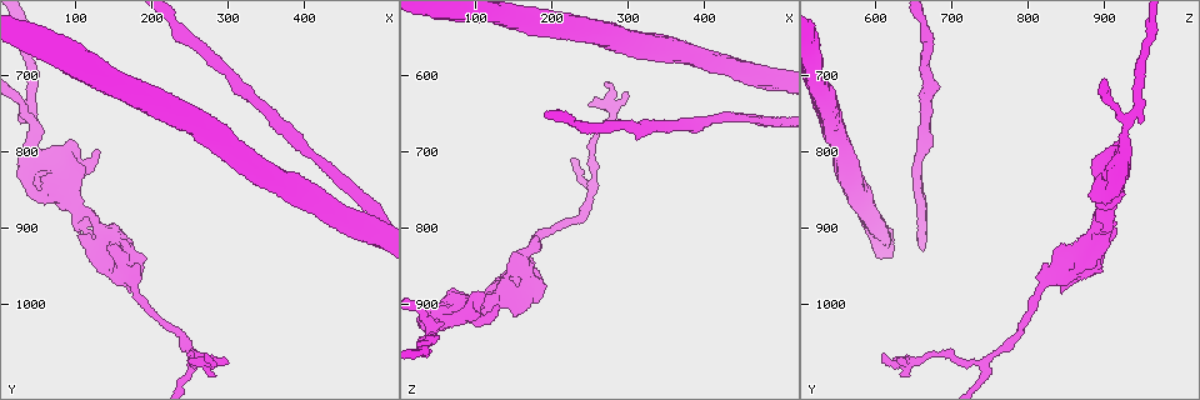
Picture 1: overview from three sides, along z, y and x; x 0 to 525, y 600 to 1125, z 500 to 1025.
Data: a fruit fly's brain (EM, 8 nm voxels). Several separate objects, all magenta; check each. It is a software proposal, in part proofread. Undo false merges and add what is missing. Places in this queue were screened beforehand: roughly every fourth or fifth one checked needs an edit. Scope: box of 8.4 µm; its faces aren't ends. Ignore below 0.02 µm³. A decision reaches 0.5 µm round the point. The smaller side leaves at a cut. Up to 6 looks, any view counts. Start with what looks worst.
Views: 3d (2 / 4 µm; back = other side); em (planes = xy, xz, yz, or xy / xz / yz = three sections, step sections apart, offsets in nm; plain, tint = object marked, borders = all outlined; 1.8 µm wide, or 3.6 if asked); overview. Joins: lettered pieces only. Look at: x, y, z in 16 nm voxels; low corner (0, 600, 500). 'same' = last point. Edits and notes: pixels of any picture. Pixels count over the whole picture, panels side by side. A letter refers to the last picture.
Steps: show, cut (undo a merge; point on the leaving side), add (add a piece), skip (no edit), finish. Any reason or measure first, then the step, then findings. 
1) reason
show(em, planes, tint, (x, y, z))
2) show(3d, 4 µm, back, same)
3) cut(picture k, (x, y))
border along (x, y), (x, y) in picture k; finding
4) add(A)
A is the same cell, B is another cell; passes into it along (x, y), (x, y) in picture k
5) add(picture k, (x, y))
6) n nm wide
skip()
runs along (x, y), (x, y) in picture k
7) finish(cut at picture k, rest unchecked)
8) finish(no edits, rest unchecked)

three arms meet
show(3d, 2 µm, (40, 755, 930))

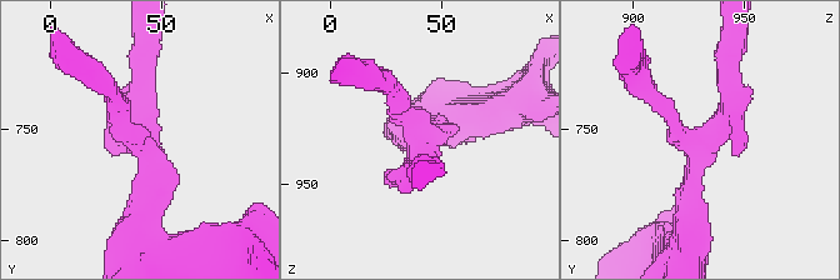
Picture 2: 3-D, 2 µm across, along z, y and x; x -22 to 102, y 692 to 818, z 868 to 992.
show(em, yz, step 8, tint, (44, 756, 930))

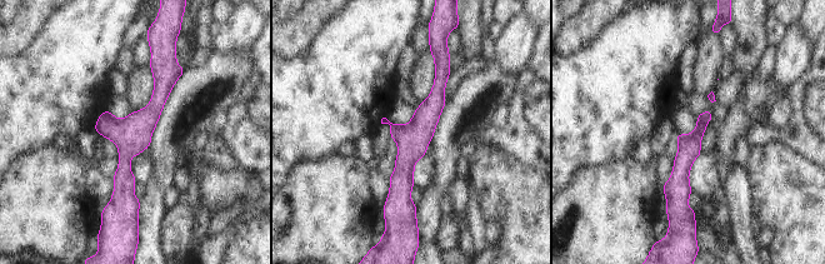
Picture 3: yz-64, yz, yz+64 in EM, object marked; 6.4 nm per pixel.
show(em, planes, borders, same)

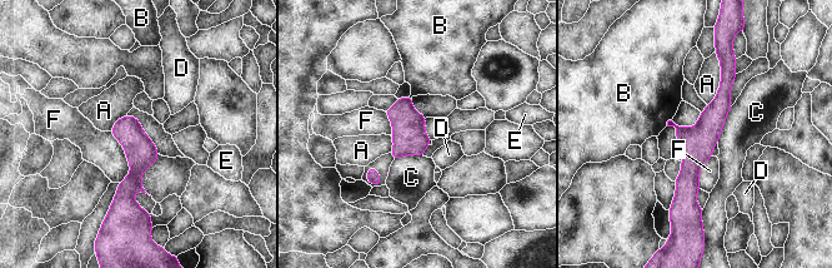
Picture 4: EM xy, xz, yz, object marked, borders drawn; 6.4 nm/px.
skip()
A, B, C, D, E and F are other cells; all the same neuron

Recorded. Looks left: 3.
free end
show(3d, 4 µm, (120, 925, 905))

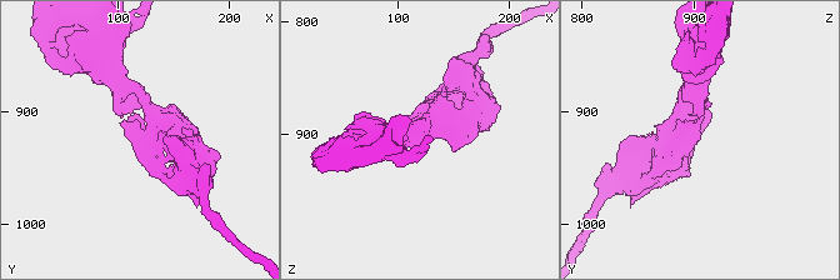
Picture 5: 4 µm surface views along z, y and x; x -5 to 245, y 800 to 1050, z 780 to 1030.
show(em, planes, plain, (116, 926, 904))

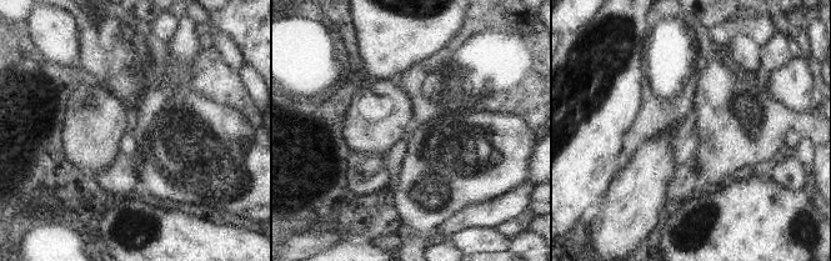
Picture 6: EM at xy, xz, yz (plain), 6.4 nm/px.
show(em, planes, borders, same)

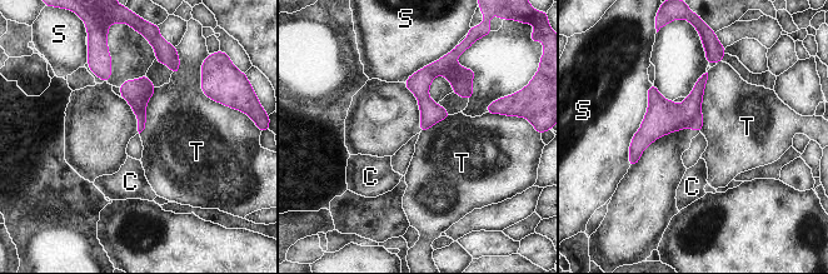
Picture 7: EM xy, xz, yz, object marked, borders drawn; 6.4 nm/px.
skip()
C, S and T are other cells; border along (707, 71), (699, 131) in picture 7; no lettered piece goes on from it

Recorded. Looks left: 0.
finish(no edits, rest unchecked)

